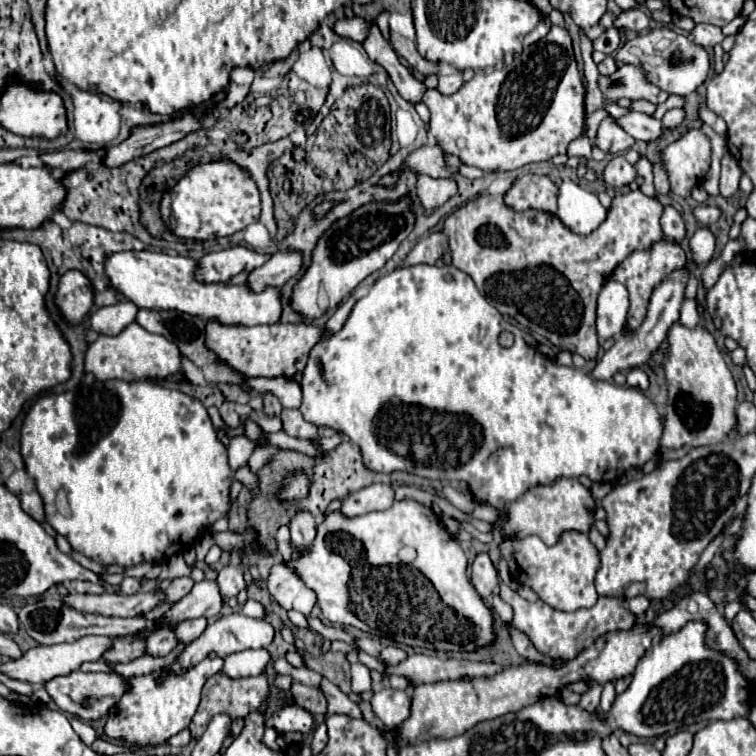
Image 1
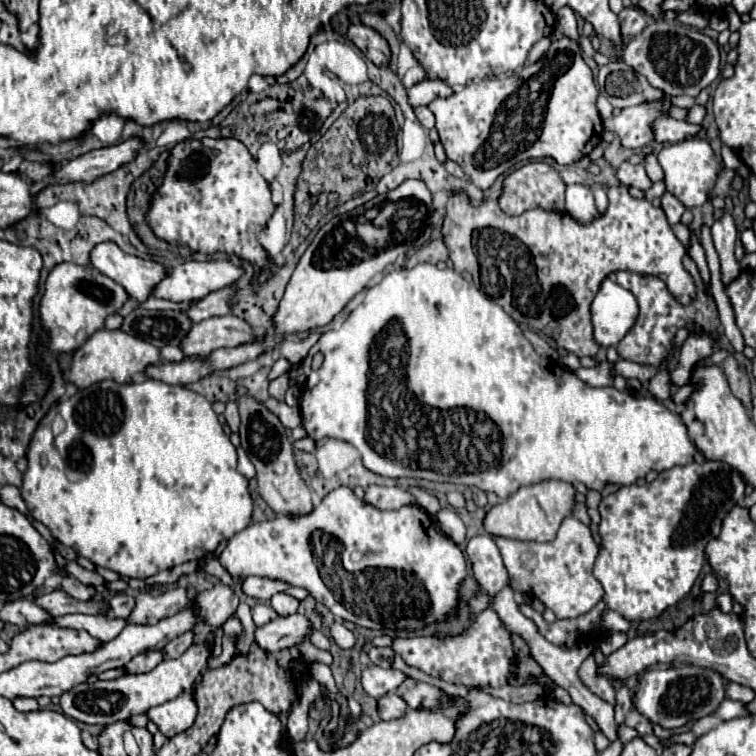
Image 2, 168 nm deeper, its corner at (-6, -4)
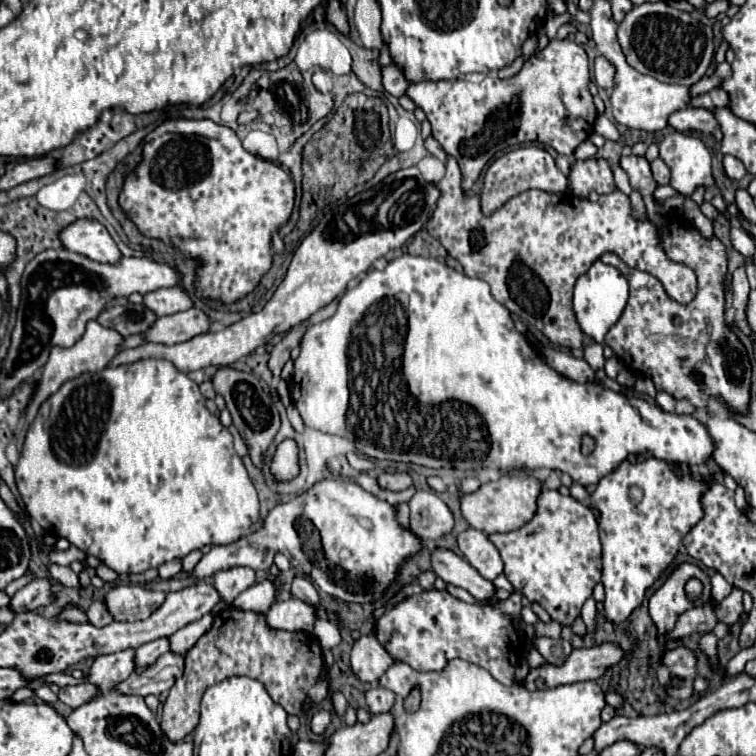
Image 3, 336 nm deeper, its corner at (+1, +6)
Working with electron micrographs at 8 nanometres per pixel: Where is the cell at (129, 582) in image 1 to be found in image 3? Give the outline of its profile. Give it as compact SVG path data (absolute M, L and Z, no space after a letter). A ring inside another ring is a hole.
M95 601L87 609L87 615L89 615L91 625L95 625L95 627L105 627L105 625L109 625L113 621L111 613L107 613L107 609L103 609L103 601Z

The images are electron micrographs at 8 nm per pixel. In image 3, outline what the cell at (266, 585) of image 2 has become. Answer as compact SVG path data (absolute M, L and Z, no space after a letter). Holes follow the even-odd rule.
M231 567L227 571L213 573L211 583L217 589L221 601L231 605L243 589L247 589L255 583L255 571L247 569L247 567Z

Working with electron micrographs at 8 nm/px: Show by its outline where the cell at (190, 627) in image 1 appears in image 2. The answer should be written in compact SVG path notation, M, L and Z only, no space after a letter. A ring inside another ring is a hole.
M186 631L186 633L182 633L180 637L172 639L172 641L164 647L164 651L166 651L166 655L168 655L170 659L176 659L178 655L182 655L182 653L192 645L192 641L194 641L194 633L192 633L192 631Z

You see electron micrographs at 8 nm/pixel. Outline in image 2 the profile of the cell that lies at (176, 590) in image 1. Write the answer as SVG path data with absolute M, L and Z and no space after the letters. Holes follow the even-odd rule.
M174 587L156 597L152 597L148 593L140 593L140 595L136 595L136 607L128 619L130 619L130 623L154 625L160 619L178 613L188 603L190 603L190 599L186 595L186 589L182 589L182 587Z

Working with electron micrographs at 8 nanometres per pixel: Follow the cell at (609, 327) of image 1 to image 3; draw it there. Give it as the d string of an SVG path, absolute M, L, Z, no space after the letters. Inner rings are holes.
M597 259L587 273L583 273L575 283L575 295L573 295L573 313L575 319L585 335L589 335L593 341L603 343L605 333L615 325L615 321L621 317L625 305L627 305L627 279L615 269L613 265L605 265L601 259Z

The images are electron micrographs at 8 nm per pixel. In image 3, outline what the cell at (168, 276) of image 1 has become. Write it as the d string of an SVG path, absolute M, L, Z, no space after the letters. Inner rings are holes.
M77 219L59 231L59 239L67 251L75 251L99 263L115 263L121 253L107 233L107 229L95 219Z

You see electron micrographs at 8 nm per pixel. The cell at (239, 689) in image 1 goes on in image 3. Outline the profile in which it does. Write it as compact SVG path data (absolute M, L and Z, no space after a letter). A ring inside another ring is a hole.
M229 605L215 615L211 629L185 653L183 677L175 681L163 701L161 725L167 737L171 737L171 741L179 741L187 733L193 733L199 723L199 703L205 689L233 675L245 675L261 681L275 703L279 703L287 713L299 717L303 715L303 703L307 699L315 707L329 695L327 671L317 637L303 631L291 633L271 629L265 615Z

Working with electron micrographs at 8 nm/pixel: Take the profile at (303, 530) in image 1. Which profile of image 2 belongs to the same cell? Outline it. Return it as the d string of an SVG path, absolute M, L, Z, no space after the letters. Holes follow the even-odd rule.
M240 397L238 399L238 409L240 409L240 441L242 447L246 449L250 461L256 467L256 479L258 479L258 489L262 499L280 515L288 517L298 517L298 515L308 515L314 509L312 501L312 491L310 487L302 481L300 471L294 461L294 447L290 443L290 429L286 429L278 417L274 417L262 403L254 401L252 397Z

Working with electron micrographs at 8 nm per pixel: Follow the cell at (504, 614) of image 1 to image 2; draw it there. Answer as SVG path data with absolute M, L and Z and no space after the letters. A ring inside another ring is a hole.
M486 609L474 621L474 625L460 637L436 639L436 637L416 637L416 639L394 639L392 649L404 659L406 665L416 667L432 677L438 677L456 685L470 687L502 687L510 675L510 663L514 659L512 643L508 631L502 627L496 611Z

